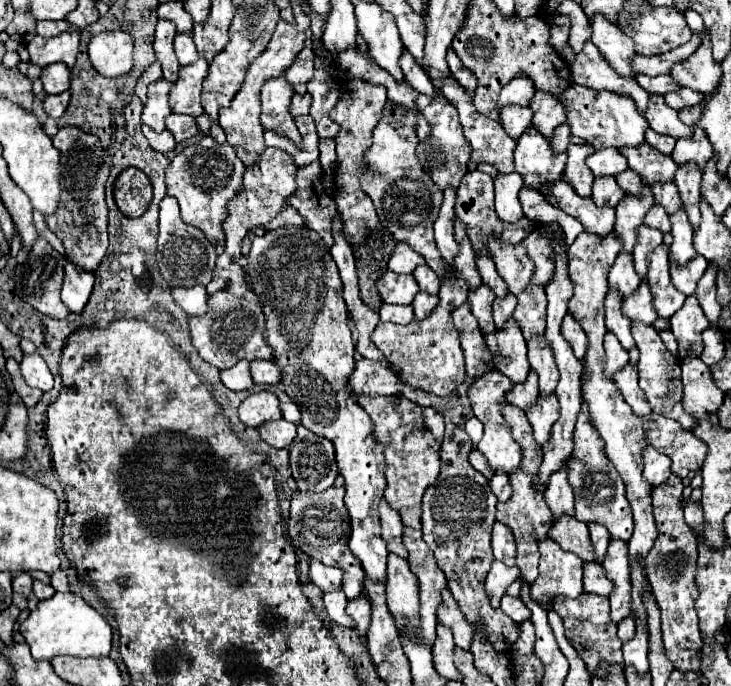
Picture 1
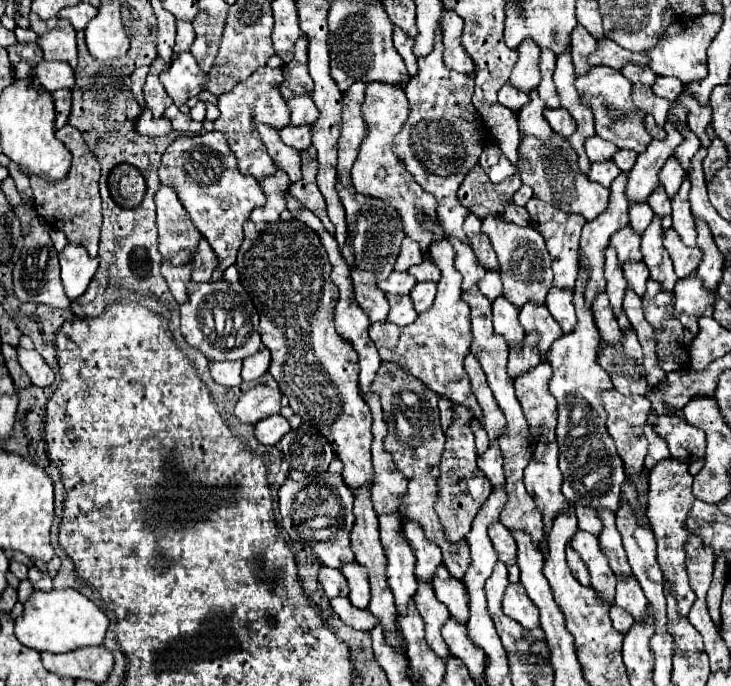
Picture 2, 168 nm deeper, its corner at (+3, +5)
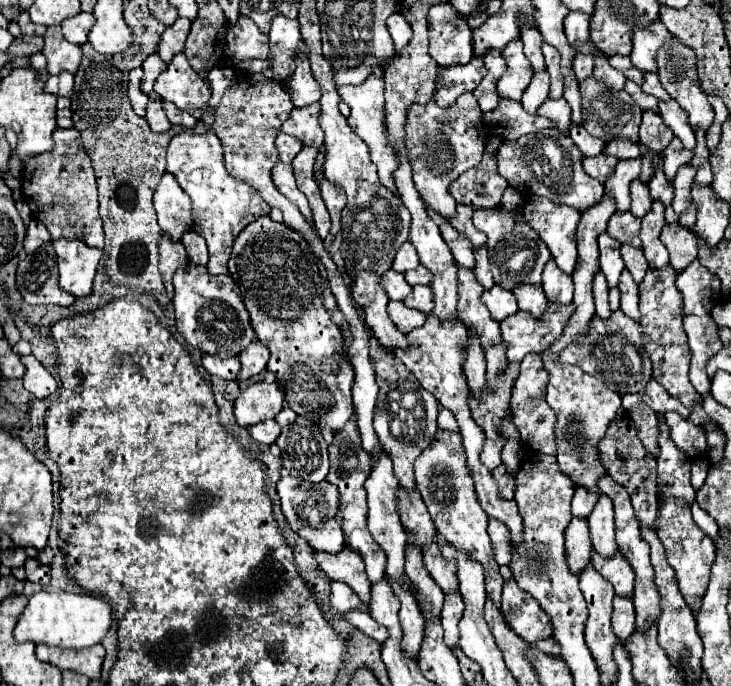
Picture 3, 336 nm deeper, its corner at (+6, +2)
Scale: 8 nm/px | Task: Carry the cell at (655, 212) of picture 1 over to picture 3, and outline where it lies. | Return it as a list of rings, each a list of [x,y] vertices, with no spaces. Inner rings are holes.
[[[659,169],[653,175],[653,181],[649,183],[649,191],[651,191],[653,201],[661,201],[665,207],[671,205],[671,201],[673,201],[673,185],[665,179],[663,169]]]

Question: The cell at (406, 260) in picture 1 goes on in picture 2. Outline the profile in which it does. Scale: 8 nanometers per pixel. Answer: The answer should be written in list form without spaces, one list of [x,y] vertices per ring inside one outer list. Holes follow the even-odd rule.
[[[404,238],[402,240],[402,248],[400,248],[400,256],[398,256],[398,260],[396,260],[396,266],[394,266],[394,270],[398,270],[398,272],[404,272],[404,270],[408,270],[410,266],[414,266],[414,264],[420,264],[424,260],[424,256],[422,256],[422,252],[420,252],[420,246],[412,240],[412,238]]]

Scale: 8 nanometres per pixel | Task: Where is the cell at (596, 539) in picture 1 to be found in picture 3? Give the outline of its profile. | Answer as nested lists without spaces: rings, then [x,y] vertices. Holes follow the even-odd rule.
[[[577,487],[575,489],[575,495],[573,495],[573,503],[571,503],[571,513],[573,517],[579,517],[579,519],[587,519],[589,513],[593,511],[595,503],[597,503],[597,495],[585,491],[585,487]]]

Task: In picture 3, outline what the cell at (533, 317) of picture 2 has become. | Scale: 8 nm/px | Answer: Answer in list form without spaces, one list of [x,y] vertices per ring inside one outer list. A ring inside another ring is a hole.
[[[517,287],[513,291],[513,295],[517,297],[517,303],[519,303],[521,311],[527,311],[537,319],[543,317],[549,301],[547,301],[545,293],[541,291],[541,287]]]

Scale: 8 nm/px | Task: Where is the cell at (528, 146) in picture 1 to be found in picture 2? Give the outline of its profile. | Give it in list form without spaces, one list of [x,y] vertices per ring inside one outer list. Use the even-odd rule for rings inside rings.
[[[534,88],[530,92],[530,102],[524,104],[524,108],[520,110],[520,118],[518,118],[518,126],[520,126],[520,132],[522,134],[532,134],[532,136],[538,136],[538,138],[552,138],[552,128],[550,124],[544,120],[542,112],[544,112],[546,104],[544,100],[540,100],[538,96],[538,90]]]

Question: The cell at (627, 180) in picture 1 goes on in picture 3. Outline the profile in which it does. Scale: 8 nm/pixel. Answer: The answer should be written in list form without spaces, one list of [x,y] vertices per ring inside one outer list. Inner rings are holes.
[[[615,139],[615,141],[607,143],[605,153],[607,153],[607,155],[617,157],[619,161],[641,157],[641,151],[639,151],[639,147],[637,147],[635,143],[631,143],[631,141],[621,141],[621,139]]]

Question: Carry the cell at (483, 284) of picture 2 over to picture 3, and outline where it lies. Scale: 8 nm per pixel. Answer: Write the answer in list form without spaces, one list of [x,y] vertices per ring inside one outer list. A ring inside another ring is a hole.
[[[481,247],[481,249],[475,253],[475,261],[477,261],[477,265],[475,265],[475,271],[473,271],[473,273],[477,275],[477,281],[481,281],[483,289],[485,289],[485,291],[489,291],[489,287],[493,287],[493,285],[495,285],[495,281],[493,281],[491,271],[489,271],[487,247]]]

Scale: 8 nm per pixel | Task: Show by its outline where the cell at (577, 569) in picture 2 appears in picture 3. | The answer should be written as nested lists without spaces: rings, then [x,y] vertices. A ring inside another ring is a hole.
[[[573,517],[573,521],[565,531],[565,553],[567,553],[569,571],[581,573],[591,561],[591,551],[593,545],[591,545],[587,521]]]

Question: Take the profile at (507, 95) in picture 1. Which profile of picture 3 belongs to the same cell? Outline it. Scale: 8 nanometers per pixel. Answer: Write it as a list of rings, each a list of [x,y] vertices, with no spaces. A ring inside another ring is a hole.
[[[523,21],[521,23],[521,41],[525,45],[525,49],[523,49],[525,57],[531,61],[533,73],[545,71],[545,59],[541,55],[541,43],[543,43],[543,39],[541,39],[541,33],[537,31],[537,27],[533,27],[531,23]]]

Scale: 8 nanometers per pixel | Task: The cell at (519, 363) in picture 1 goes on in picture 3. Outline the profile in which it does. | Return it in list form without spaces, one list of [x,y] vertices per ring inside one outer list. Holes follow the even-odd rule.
[[[493,287],[481,295],[481,301],[487,305],[493,319],[503,321],[505,317],[511,317],[517,313],[517,301],[511,291],[505,291],[501,287]]]

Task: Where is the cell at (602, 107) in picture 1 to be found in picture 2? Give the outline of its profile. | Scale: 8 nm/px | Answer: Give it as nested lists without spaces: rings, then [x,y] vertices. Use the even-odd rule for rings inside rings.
[[[594,66],[588,74],[576,80],[576,88],[582,92],[582,100],[588,104],[592,96],[602,96],[614,114],[636,112],[630,92],[632,82],[626,80],[620,70],[608,66]]]

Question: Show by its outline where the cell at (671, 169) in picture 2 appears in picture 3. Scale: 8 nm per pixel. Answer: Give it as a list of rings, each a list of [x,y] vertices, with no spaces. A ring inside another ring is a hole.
[[[677,137],[667,145],[667,149],[663,153],[665,153],[663,171],[665,171],[665,177],[669,181],[673,181],[675,175],[677,175],[677,169],[683,167],[683,165],[687,165],[691,161],[691,157],[693,157],[693,151],[683,149],[683,145],[681,145],[681,141]]]

